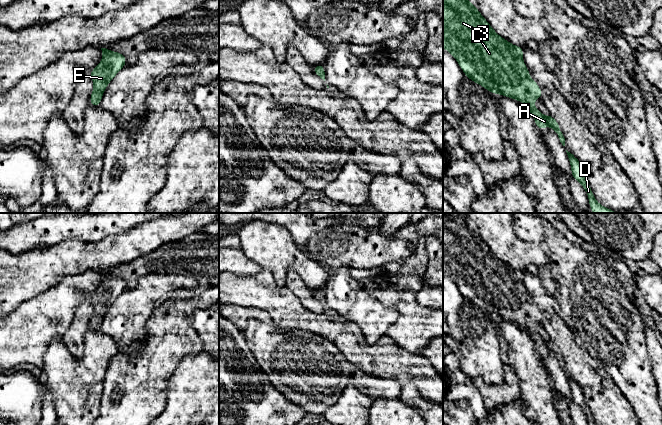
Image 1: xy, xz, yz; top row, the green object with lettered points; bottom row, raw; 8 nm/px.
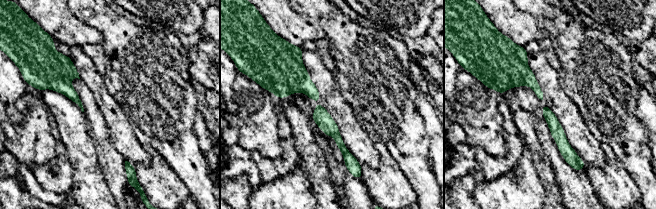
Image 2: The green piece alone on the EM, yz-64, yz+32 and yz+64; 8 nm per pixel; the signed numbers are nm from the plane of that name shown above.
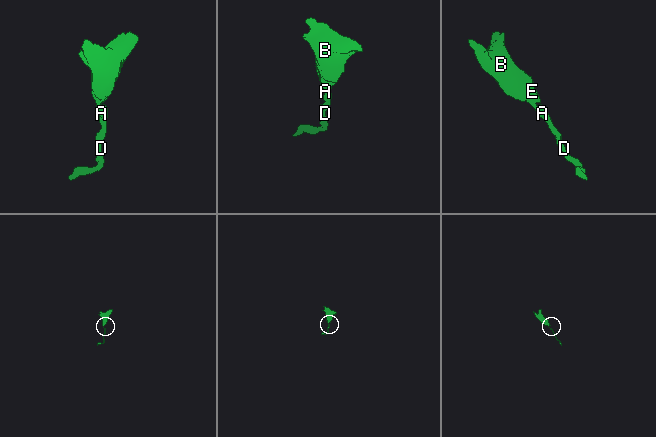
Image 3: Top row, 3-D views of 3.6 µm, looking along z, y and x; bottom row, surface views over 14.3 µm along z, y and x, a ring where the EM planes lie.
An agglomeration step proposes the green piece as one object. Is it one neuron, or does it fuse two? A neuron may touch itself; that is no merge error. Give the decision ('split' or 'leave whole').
leave whole

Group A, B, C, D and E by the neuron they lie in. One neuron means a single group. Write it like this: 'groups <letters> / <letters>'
groups A B C D E

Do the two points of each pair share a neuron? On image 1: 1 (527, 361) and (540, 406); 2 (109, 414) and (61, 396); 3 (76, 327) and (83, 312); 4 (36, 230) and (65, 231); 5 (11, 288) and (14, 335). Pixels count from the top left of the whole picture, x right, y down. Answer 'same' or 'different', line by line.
1: same
2: different
3: same
4: same
5: different

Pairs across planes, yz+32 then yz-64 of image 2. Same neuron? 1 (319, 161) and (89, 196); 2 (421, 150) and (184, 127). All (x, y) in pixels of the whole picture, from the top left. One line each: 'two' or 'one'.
1: one
2: one

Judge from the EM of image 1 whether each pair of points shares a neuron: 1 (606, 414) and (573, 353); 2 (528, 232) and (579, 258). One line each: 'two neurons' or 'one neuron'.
1: two neurons
2: one neuron

